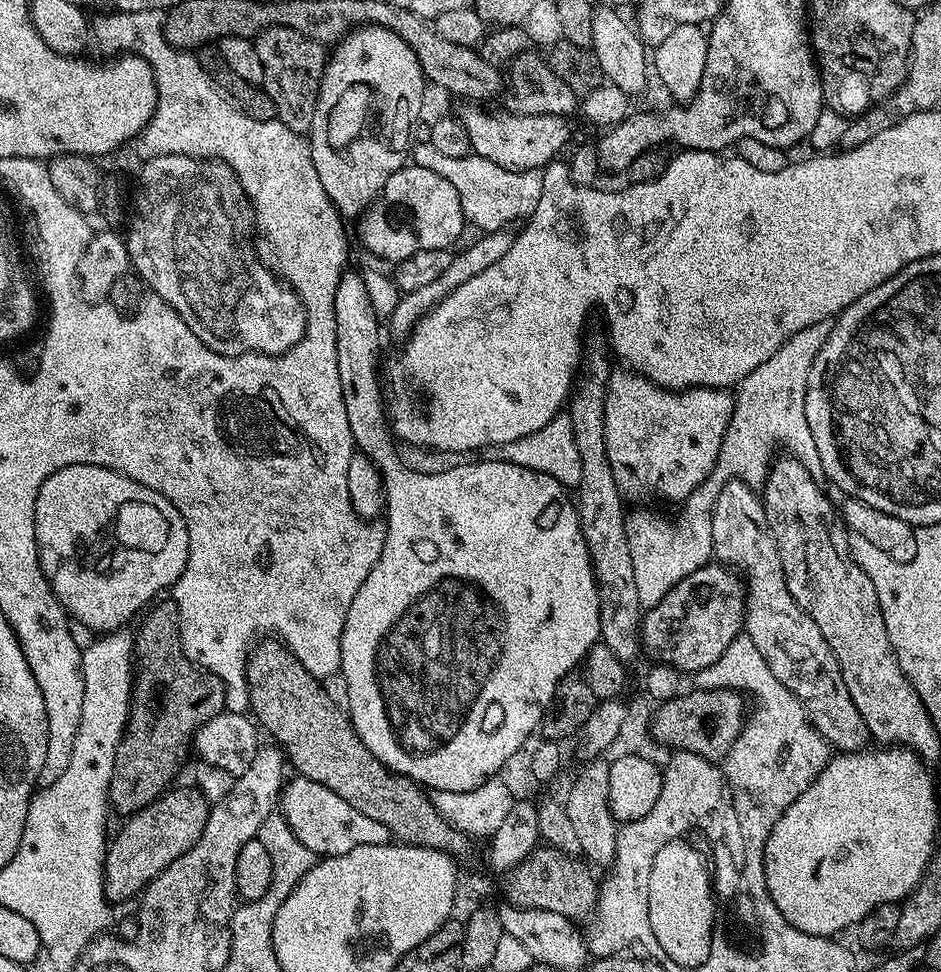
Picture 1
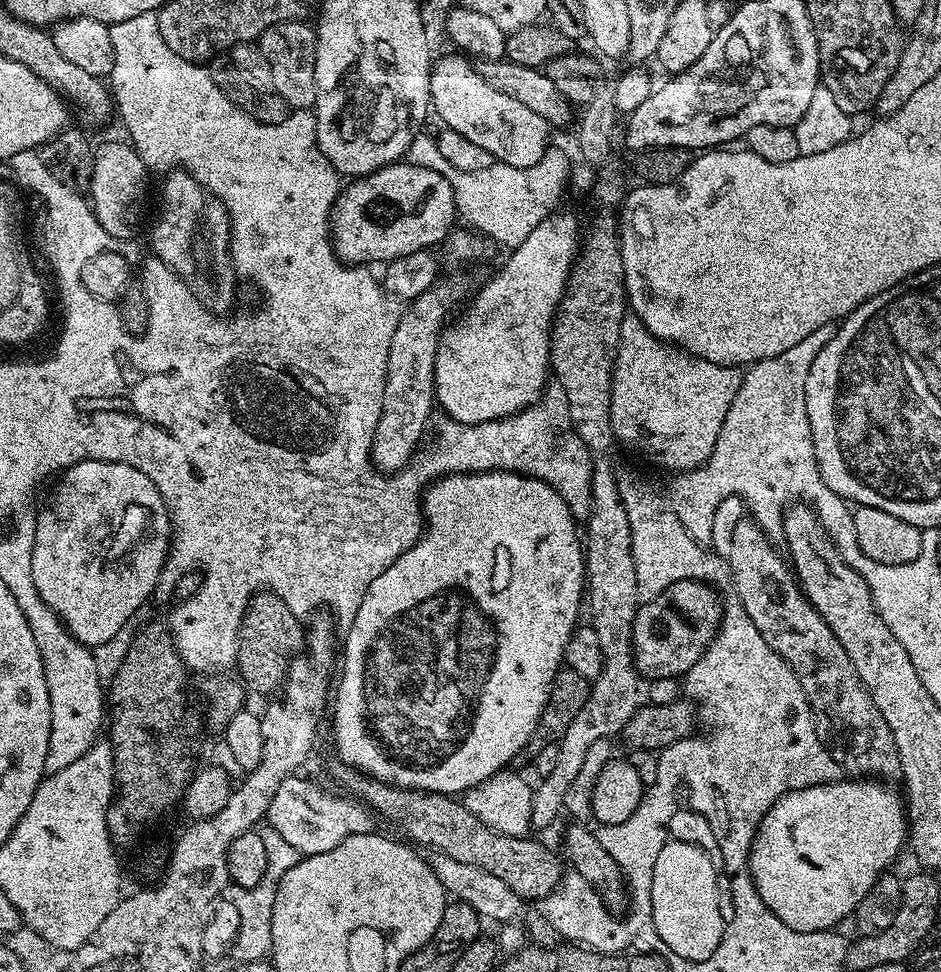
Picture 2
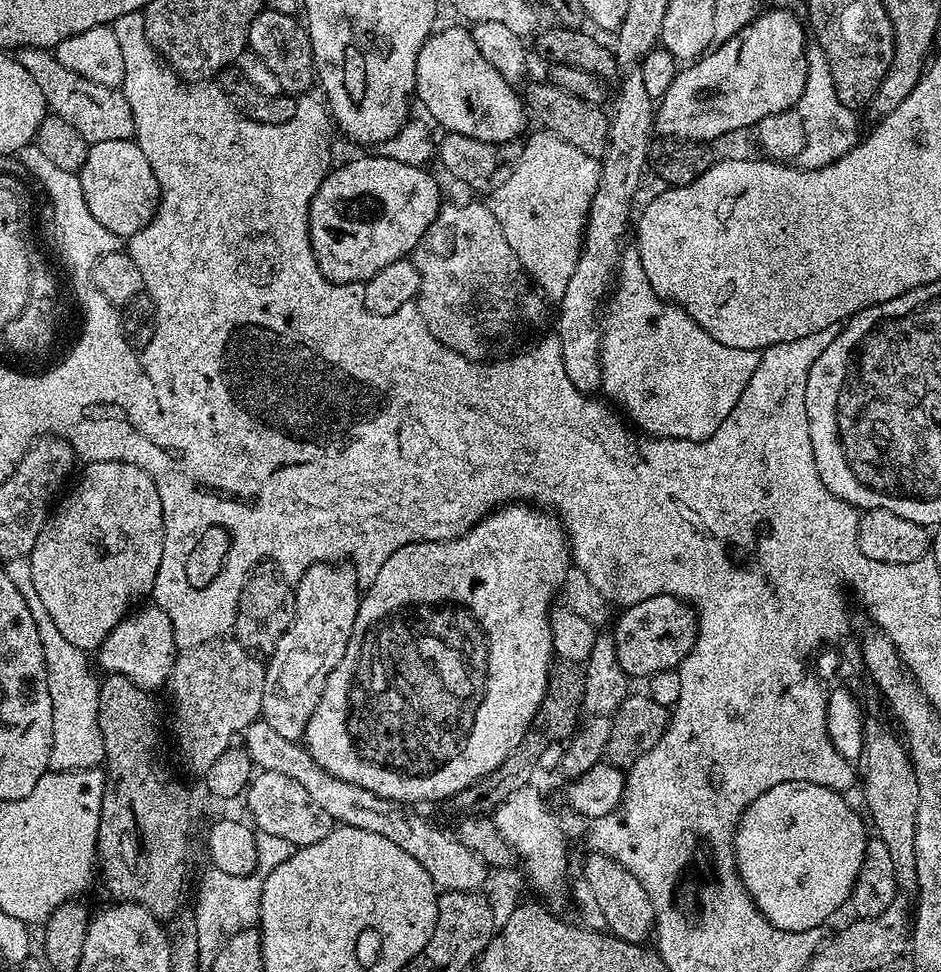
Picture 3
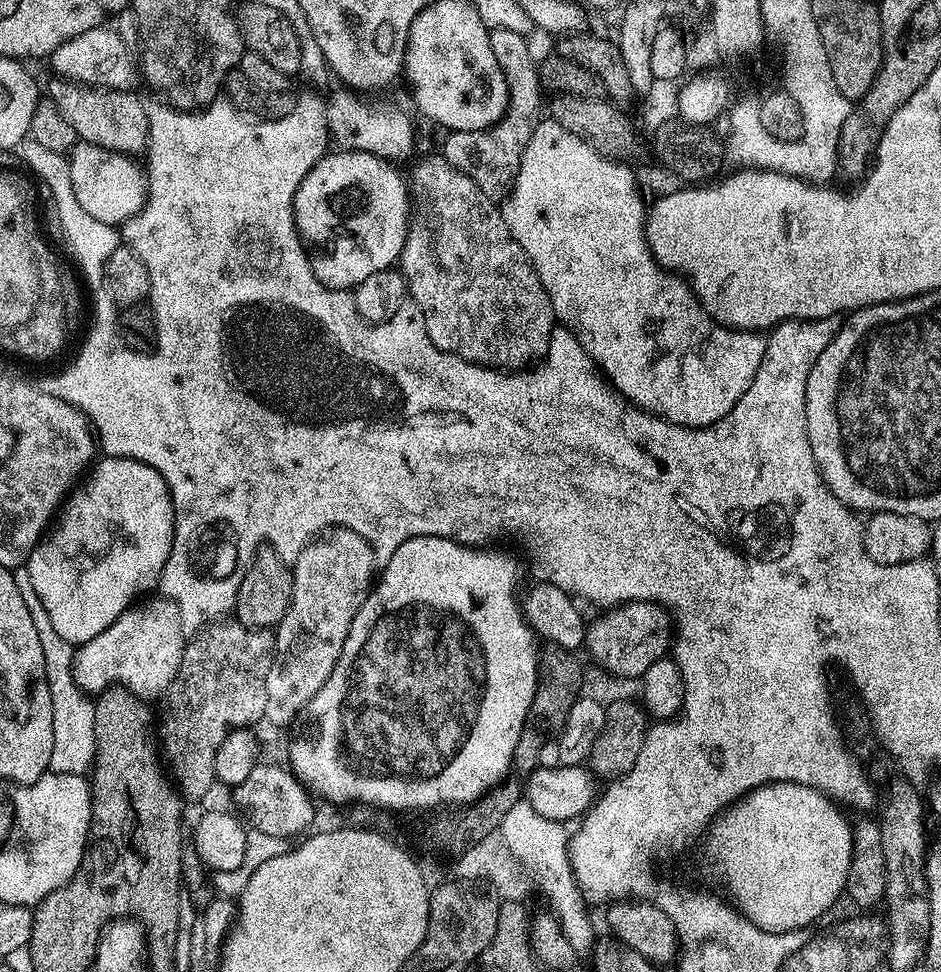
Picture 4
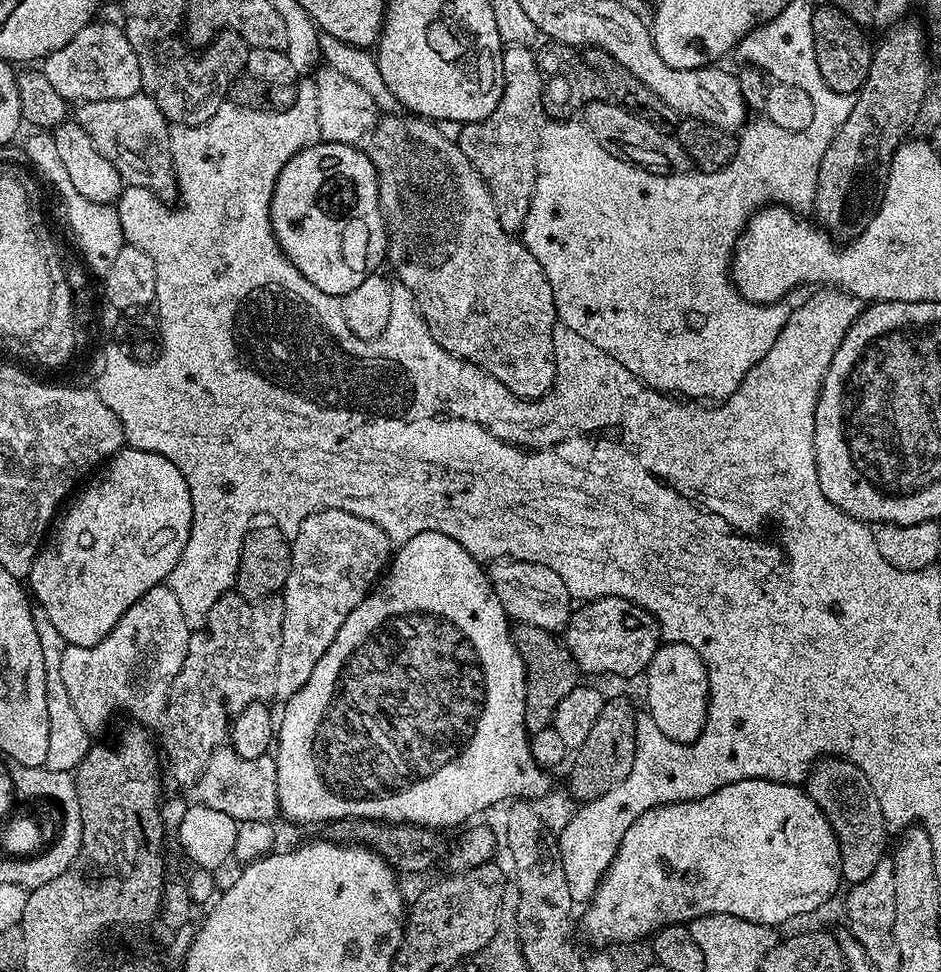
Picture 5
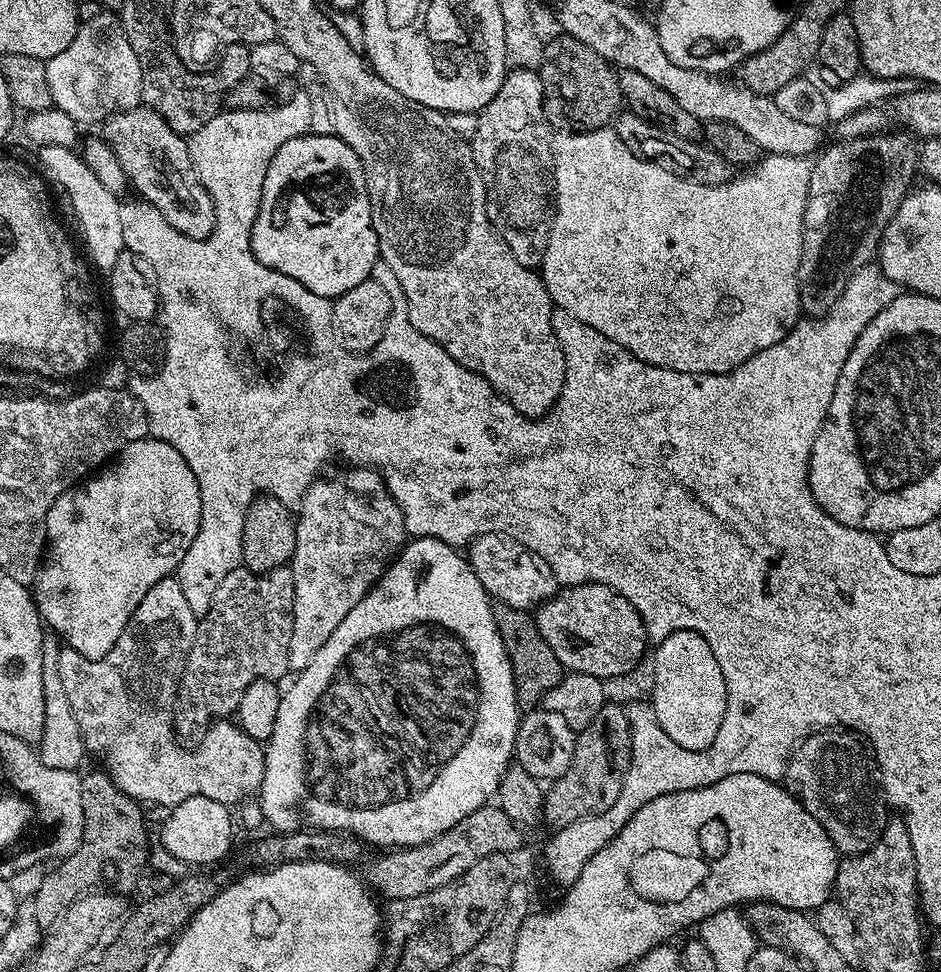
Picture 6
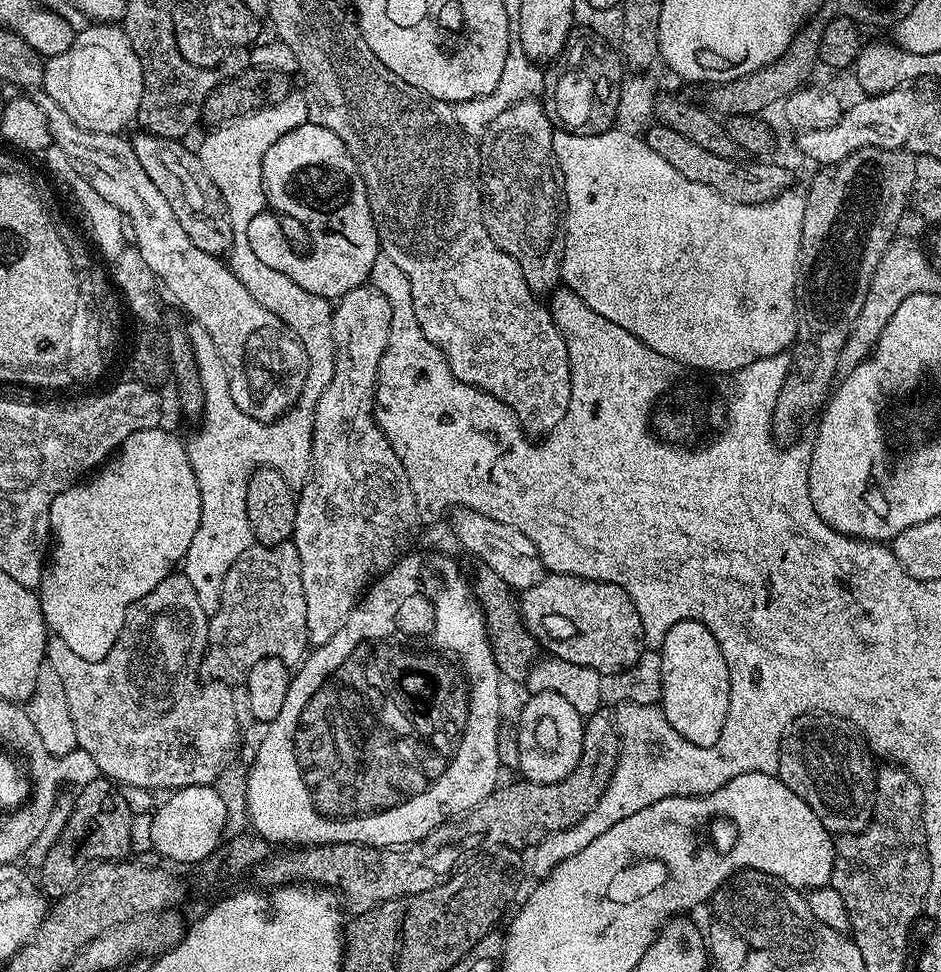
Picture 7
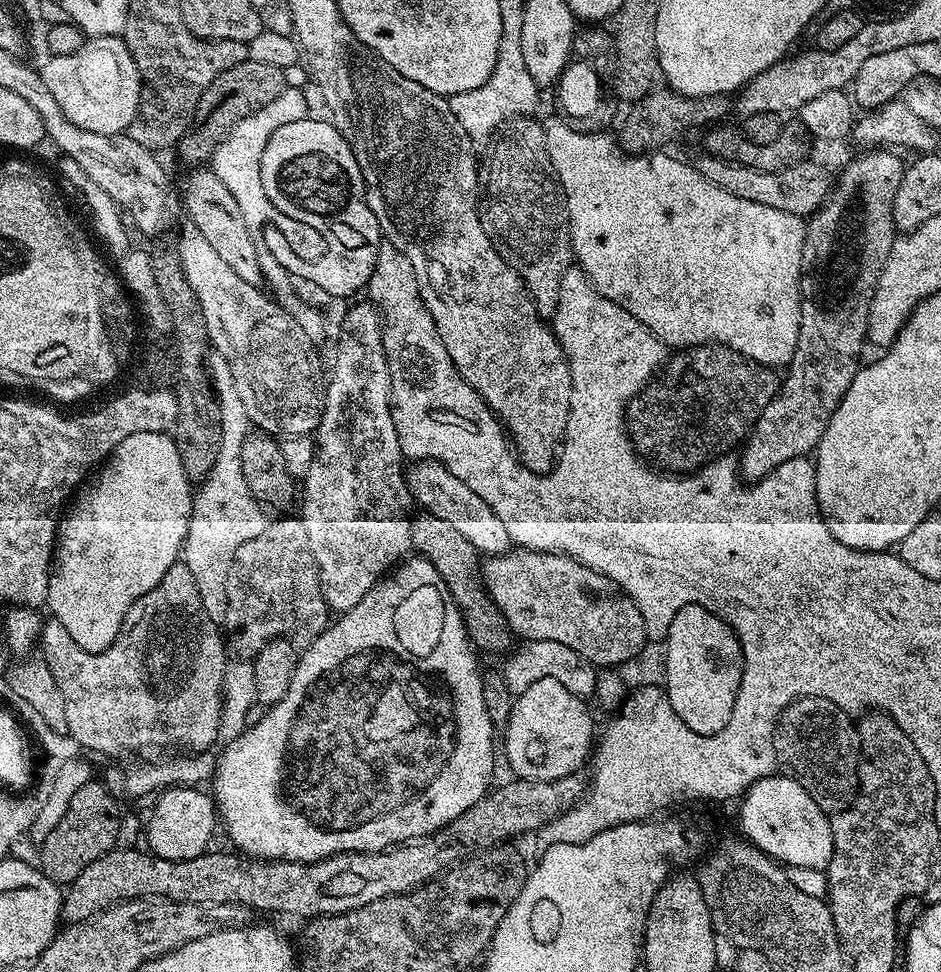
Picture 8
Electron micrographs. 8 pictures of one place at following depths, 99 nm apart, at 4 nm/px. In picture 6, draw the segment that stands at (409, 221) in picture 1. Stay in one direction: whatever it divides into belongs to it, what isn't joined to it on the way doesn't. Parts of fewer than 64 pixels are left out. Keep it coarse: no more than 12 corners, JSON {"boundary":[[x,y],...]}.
{"boundary":[[335,134],[278,149],[252,253],[341,296],[380,255],[362,162]]}

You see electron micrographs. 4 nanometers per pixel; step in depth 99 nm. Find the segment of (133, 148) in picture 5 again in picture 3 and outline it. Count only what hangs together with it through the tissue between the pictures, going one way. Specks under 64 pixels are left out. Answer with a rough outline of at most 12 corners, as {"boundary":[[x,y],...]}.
{"boundary":[[47,48],[14,58],[48,112],[89,144],[135,137],[123,91],[66,70]]}

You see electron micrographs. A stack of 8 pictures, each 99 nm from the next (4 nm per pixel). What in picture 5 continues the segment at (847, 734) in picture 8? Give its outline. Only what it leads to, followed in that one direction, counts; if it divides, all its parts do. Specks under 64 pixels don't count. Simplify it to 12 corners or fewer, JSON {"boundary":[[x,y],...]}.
{"boundary":[[821,758],[806,791],[849,885],[885,859],[890,829],[857,764]]}

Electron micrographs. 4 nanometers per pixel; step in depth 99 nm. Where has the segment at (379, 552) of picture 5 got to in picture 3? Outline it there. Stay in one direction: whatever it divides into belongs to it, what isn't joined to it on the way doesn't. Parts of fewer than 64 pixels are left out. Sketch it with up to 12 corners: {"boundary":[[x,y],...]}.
{"boundary":[[347,563],[295,581],[266,660],[262,718],[299,741],[354,634]]}

